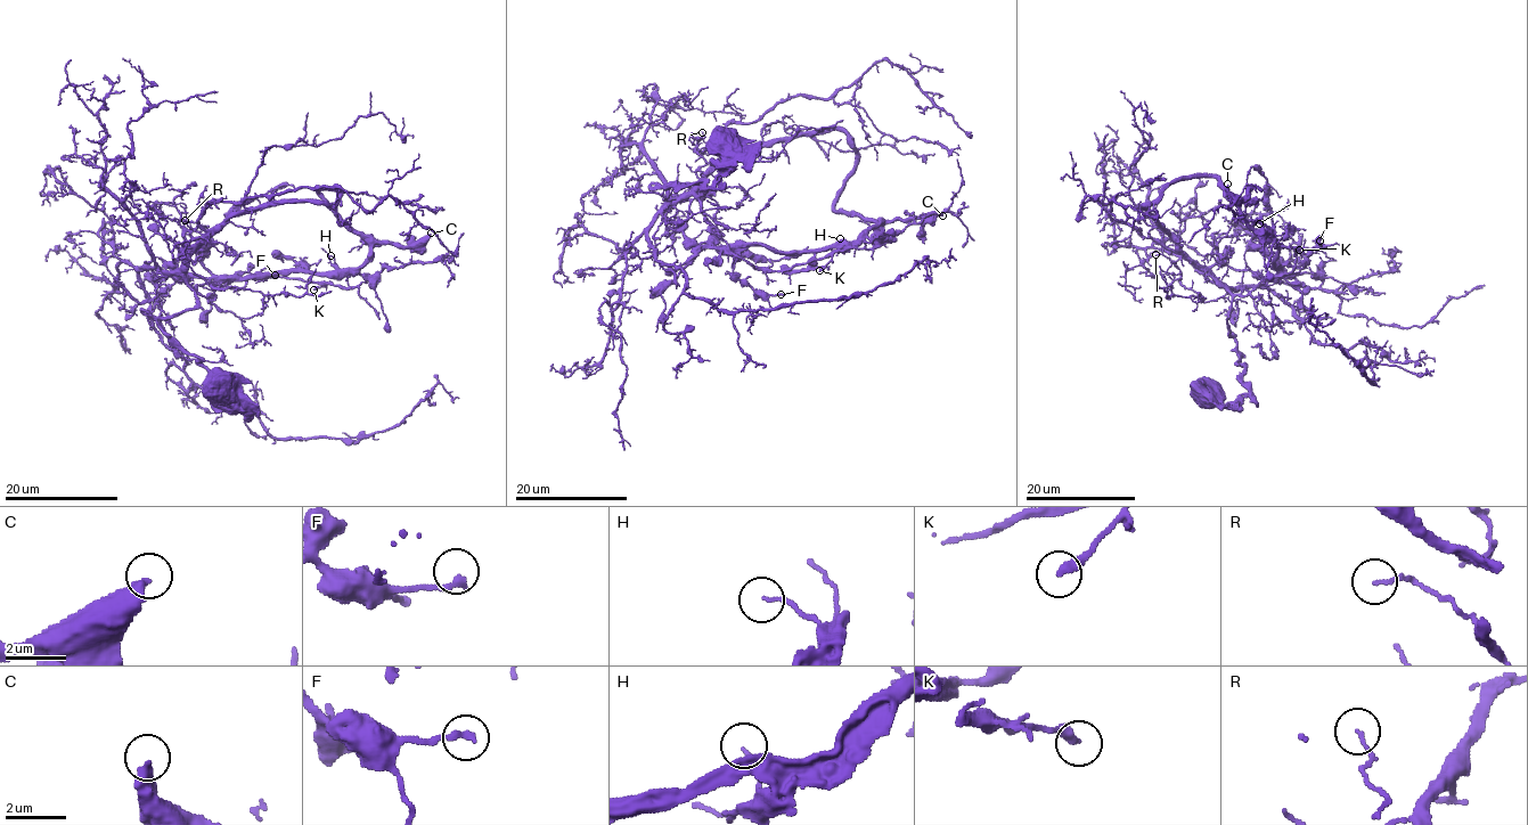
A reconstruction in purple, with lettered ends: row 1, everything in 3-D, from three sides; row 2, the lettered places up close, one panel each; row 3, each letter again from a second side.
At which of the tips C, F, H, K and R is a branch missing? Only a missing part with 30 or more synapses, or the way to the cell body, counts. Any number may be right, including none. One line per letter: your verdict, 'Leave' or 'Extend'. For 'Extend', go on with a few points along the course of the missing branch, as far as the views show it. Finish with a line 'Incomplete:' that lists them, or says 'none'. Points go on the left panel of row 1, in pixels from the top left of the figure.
C: Extend
F: Leave
H: Leave
K: Leave
R: Leave
Incomplete: C

